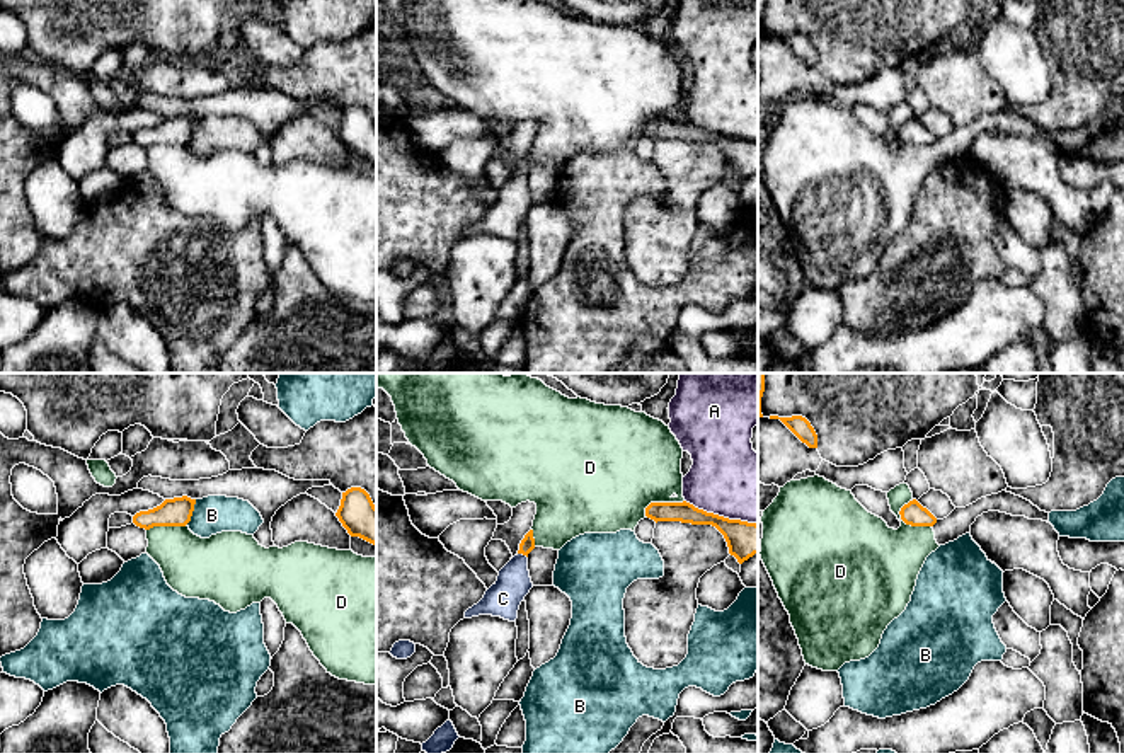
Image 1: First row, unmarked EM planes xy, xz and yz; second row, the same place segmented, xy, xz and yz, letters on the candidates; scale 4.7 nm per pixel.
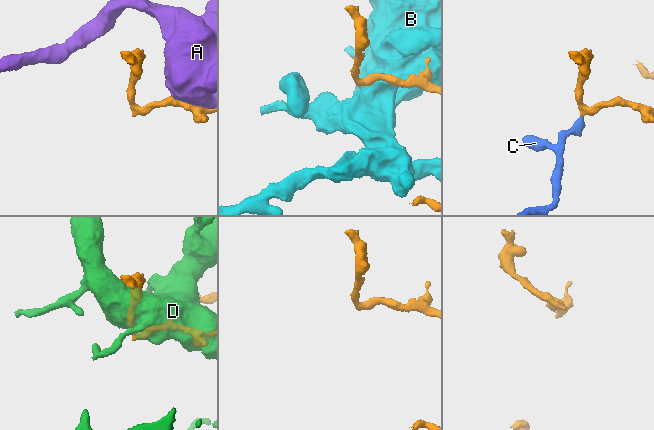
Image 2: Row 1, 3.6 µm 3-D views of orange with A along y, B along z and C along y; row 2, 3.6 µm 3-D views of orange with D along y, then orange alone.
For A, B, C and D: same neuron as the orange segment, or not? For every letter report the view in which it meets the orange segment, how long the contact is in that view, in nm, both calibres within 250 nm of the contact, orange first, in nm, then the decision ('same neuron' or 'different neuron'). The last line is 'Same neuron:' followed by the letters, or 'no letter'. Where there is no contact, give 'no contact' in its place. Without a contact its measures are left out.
A: contact in xz; length 360 nm; calibres 160 and 360 nm; different neuron
B: contact in xy; length 130 nm; calibres 140 and 180 nm; different neuron
C: contact in xz; length 50 nm; calibres 70 and 160 nm; same neuron
D: contact in yz; length 180 nm; calibres 110 and 380 nm; different neuron
Same neuron: C

